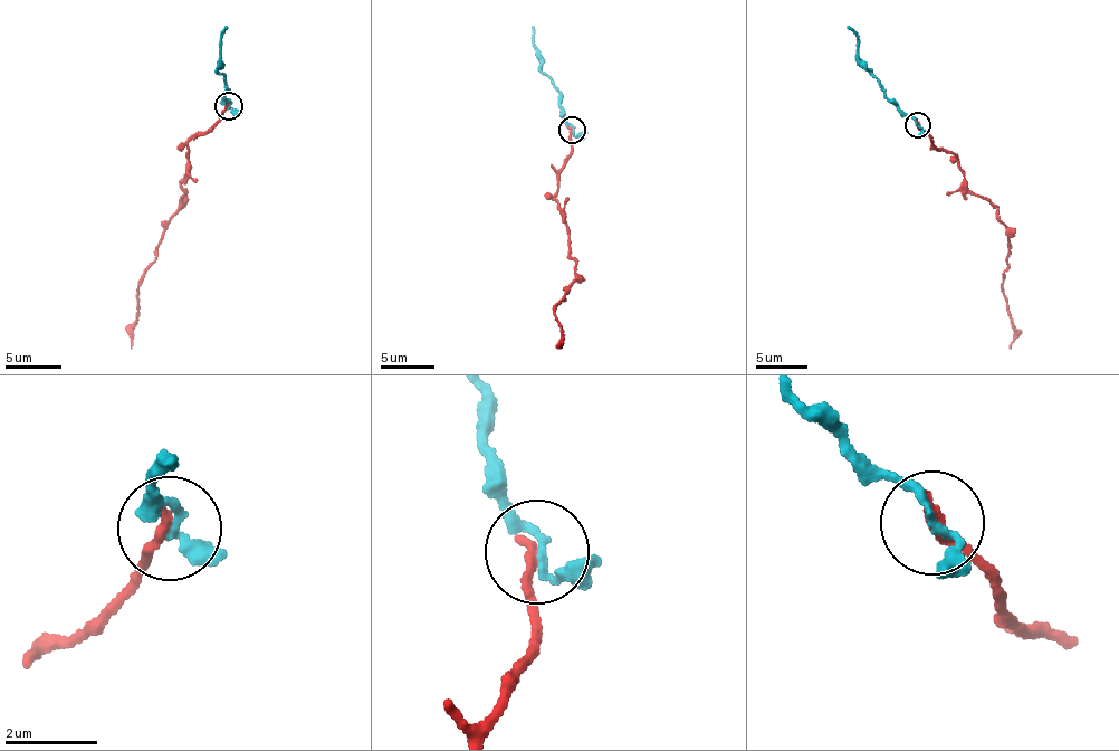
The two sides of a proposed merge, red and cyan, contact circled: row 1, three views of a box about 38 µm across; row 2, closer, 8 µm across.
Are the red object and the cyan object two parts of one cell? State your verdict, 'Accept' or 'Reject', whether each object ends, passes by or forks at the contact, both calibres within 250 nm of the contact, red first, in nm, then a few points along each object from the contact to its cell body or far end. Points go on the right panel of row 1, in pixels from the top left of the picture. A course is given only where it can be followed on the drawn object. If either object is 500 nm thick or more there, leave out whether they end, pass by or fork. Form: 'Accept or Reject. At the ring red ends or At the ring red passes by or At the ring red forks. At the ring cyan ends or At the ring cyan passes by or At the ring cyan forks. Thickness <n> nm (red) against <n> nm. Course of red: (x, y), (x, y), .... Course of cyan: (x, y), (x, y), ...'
Accept. At the ring red ends. At the ring cyan passes by. Thickness 260 nm (red) against 150 nm. Course of red: (918, 126), (931, 143), (957, 158), (965, 186), (1005, 227), (1008, 269), (1003, 285), (1014, 330), (1008, 349). Course of cyan: (918, 126), (889, 98), (880, 81), (859, 56), (859, 37), (848, 28)

